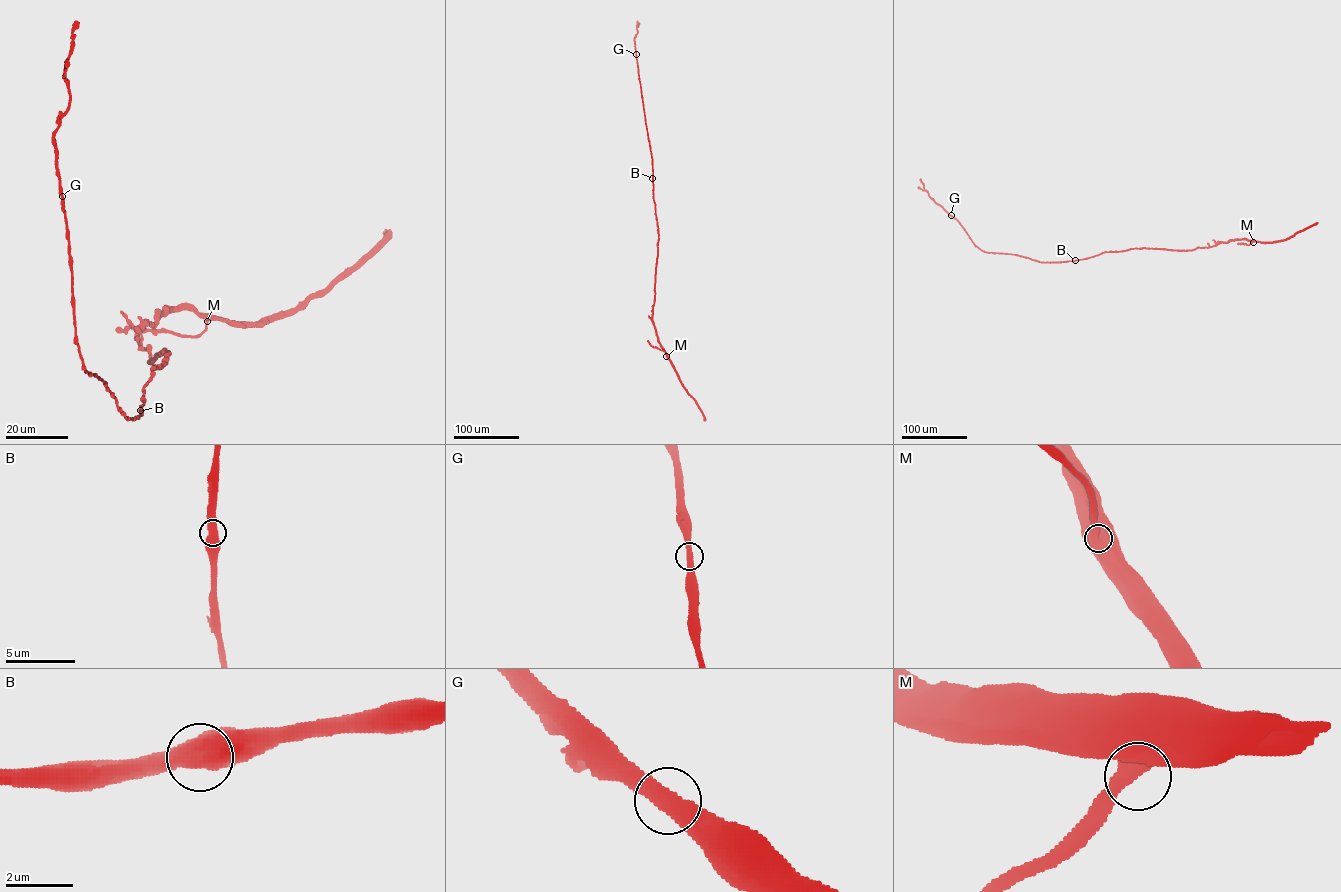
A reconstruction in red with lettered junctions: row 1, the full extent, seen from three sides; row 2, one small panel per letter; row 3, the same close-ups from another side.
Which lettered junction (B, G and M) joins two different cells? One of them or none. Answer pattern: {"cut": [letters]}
{"cut": []}

